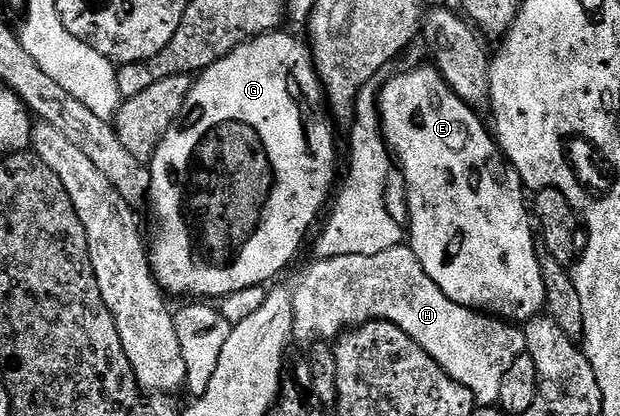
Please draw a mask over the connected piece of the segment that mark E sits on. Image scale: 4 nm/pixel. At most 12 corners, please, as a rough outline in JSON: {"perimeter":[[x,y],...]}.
{"perimeter":[[436,66],[385,81],[408,246],[451,301],[547,307],[527,188]]}

